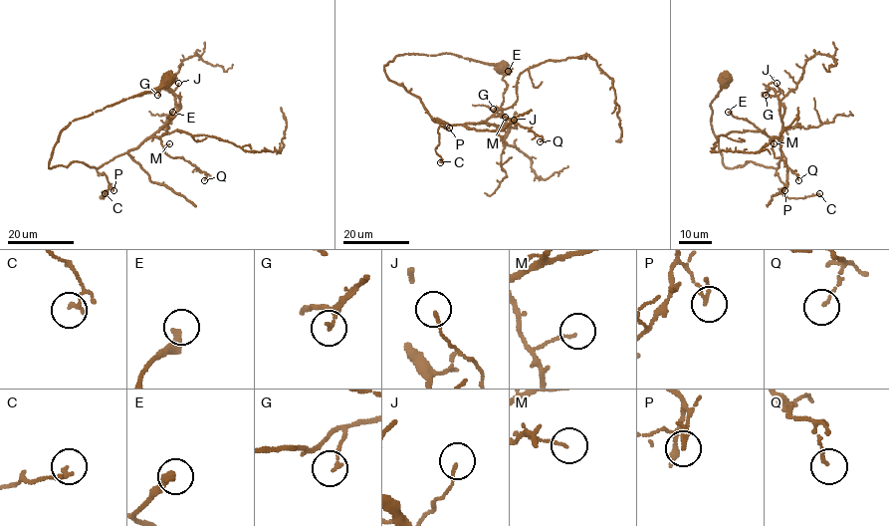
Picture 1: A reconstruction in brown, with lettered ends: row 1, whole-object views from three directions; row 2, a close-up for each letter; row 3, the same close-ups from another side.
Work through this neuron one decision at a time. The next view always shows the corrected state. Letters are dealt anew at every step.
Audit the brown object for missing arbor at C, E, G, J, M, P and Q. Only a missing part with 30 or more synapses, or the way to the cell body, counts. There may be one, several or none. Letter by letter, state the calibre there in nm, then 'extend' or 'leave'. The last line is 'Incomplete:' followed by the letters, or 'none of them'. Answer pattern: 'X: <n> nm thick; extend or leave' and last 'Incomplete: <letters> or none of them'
C: 160 nm thick; leave
E: 360 nm thick; leave
G: 130 nm thick; leave
J: 100 nm thick; leave
M: 80 nm thick; leave
P: 150 nm thick; leave
Q: 110 nm thick; leave
Incomplete: none of them

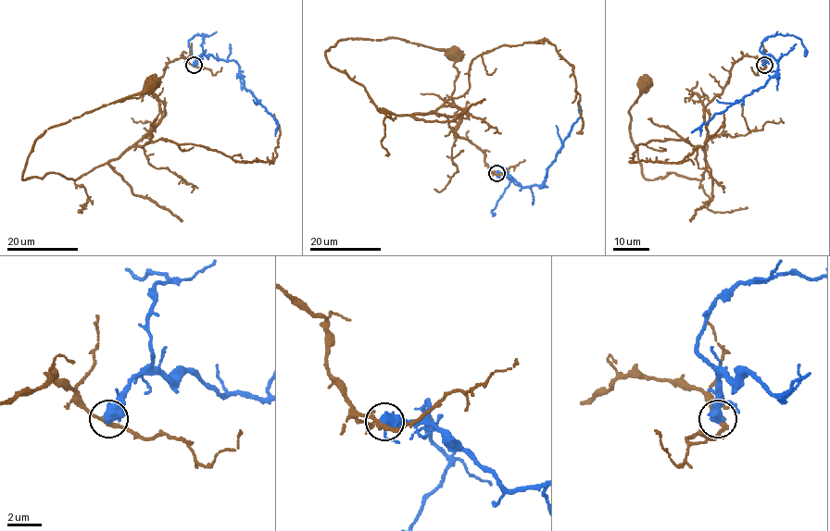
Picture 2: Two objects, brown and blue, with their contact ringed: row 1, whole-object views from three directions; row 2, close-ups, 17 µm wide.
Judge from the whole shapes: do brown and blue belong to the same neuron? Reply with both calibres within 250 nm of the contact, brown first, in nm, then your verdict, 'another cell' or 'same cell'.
calibres 280 and 480 nm; another cell

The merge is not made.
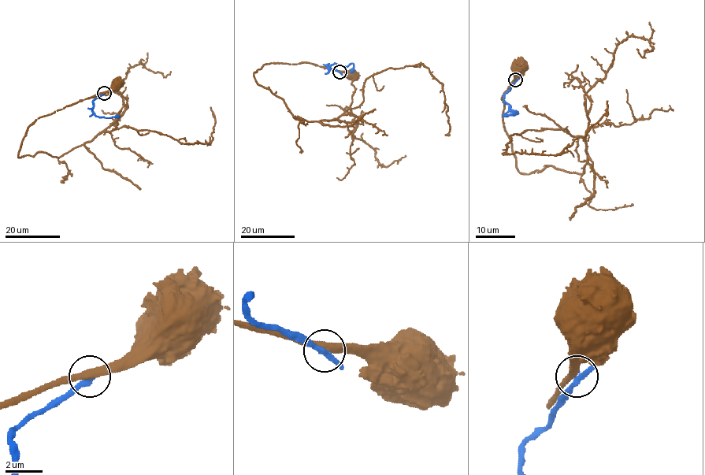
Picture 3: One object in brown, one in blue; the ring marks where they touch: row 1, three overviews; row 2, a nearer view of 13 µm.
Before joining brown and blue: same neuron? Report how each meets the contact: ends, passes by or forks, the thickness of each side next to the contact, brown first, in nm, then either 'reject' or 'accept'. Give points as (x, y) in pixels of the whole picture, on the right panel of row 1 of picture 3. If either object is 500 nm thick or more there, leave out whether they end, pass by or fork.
brown passes by | blue passes by | 400/280 nm | reject

